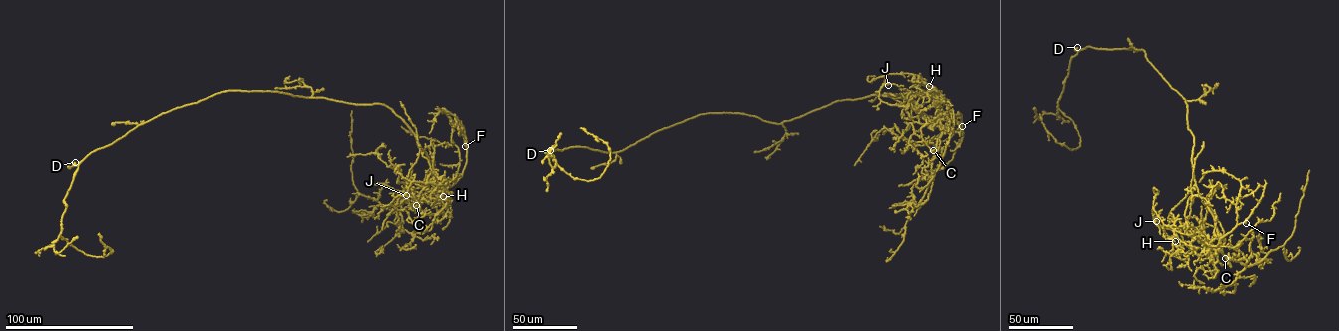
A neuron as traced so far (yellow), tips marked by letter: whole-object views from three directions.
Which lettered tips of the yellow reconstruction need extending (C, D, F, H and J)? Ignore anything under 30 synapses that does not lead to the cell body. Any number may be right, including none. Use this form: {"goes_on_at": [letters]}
{"goes_on_at": ["C"]}

